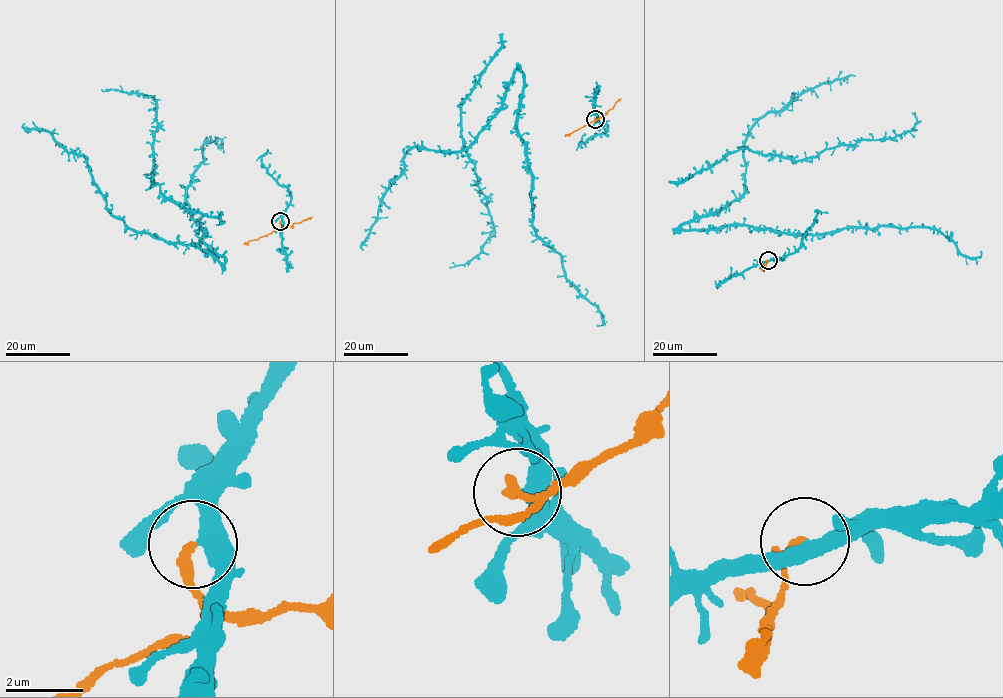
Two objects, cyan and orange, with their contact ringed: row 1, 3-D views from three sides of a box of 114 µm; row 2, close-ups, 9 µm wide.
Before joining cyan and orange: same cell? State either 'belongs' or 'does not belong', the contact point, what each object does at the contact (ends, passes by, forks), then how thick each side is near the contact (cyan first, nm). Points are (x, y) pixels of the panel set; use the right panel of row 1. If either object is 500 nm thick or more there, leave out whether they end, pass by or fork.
does not belong; place (768, 260); cyan passes by; orange ends; calibres 420 and 260 nm

